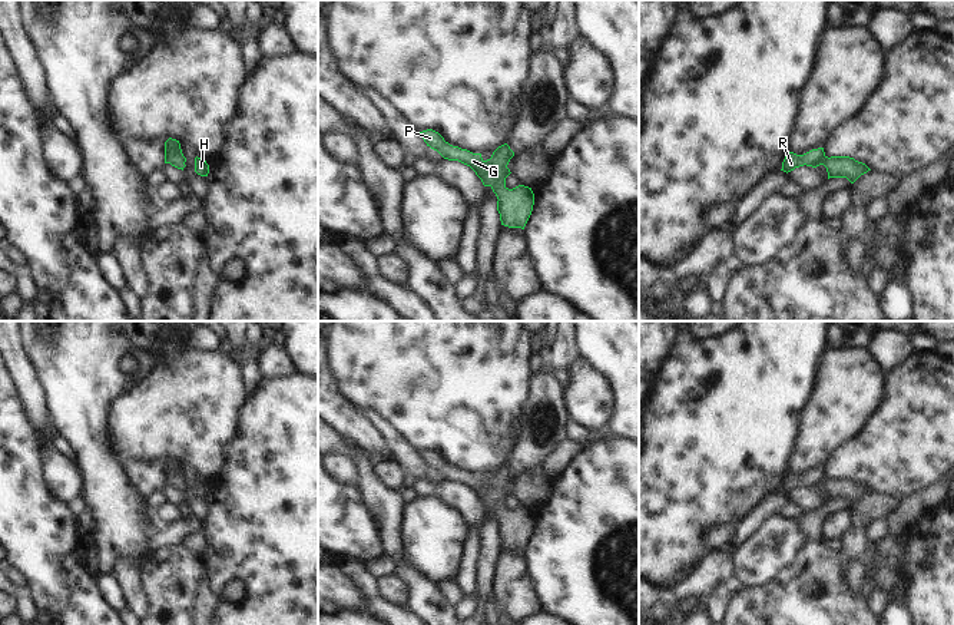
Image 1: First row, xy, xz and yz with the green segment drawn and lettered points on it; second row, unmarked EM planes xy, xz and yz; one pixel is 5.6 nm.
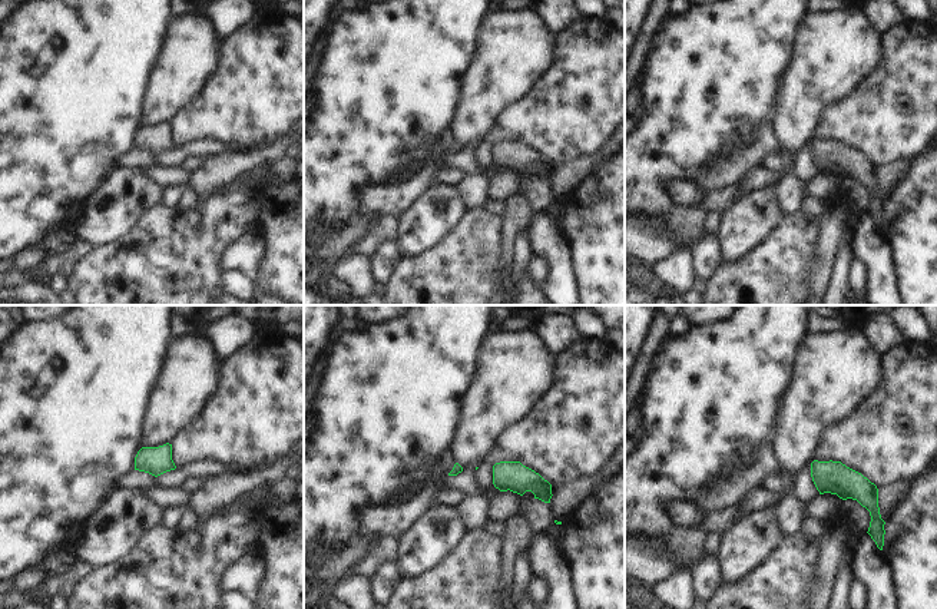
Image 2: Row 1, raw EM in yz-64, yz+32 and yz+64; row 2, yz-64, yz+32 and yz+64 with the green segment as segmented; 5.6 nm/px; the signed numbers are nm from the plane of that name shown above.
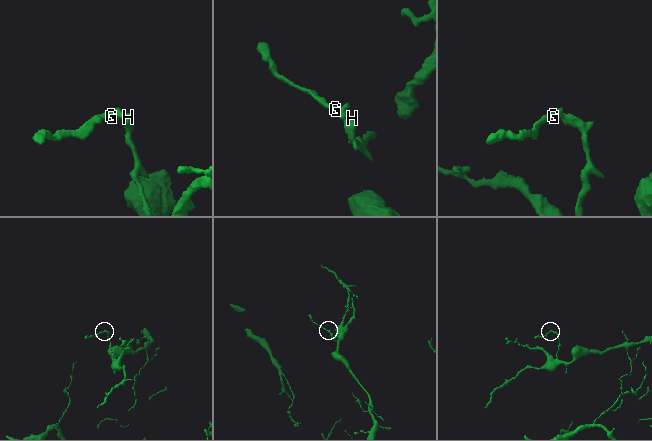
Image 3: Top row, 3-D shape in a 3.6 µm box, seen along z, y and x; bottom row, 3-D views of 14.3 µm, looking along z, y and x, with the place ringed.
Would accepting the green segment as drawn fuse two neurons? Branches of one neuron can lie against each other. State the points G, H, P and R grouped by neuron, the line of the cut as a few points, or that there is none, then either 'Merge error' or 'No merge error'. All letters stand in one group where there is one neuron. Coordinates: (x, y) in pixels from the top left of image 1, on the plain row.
Groups: G H P R. No split. No merge error

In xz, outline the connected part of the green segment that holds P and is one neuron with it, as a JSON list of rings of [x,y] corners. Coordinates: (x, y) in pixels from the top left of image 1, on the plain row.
[[[427,450],[420,453],[421,459],[431,470],[437,472],[444,480],[458,482],[470,487],[481,500],[484,507],[490,507],[497,517],[497,532],[501,546],[524,550],[534,526],[531,509],[519,506],[513,510],[506,507],[506,499],[511,495],[507,489],[514,473],[507,464],[498,467],[490,480],[484,482],[481,474],[473,474],[467,470],[453,467],[444,459]]]

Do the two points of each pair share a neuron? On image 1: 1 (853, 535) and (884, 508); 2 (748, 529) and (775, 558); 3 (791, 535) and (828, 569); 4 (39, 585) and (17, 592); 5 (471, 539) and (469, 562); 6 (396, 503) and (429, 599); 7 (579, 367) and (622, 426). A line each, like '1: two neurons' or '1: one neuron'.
1: one neuron
2: two neurons
3: two neurons
4: two neurons
5: one neuron
6: one neuron
7: two neurons

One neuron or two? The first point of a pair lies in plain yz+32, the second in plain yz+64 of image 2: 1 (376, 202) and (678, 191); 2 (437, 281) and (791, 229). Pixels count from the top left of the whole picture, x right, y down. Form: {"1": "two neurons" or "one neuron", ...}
{"1": "one neuron", "2": "one neuron"}

